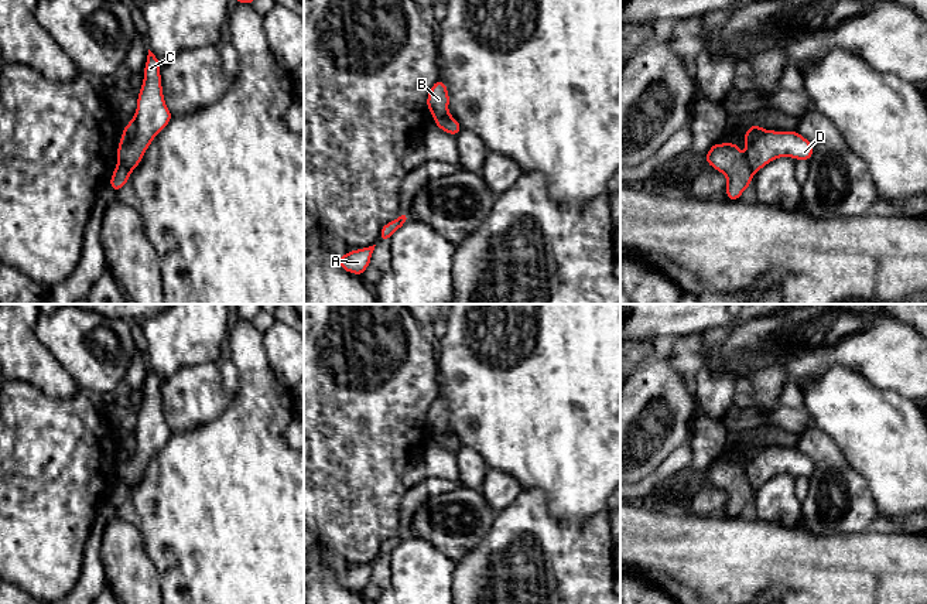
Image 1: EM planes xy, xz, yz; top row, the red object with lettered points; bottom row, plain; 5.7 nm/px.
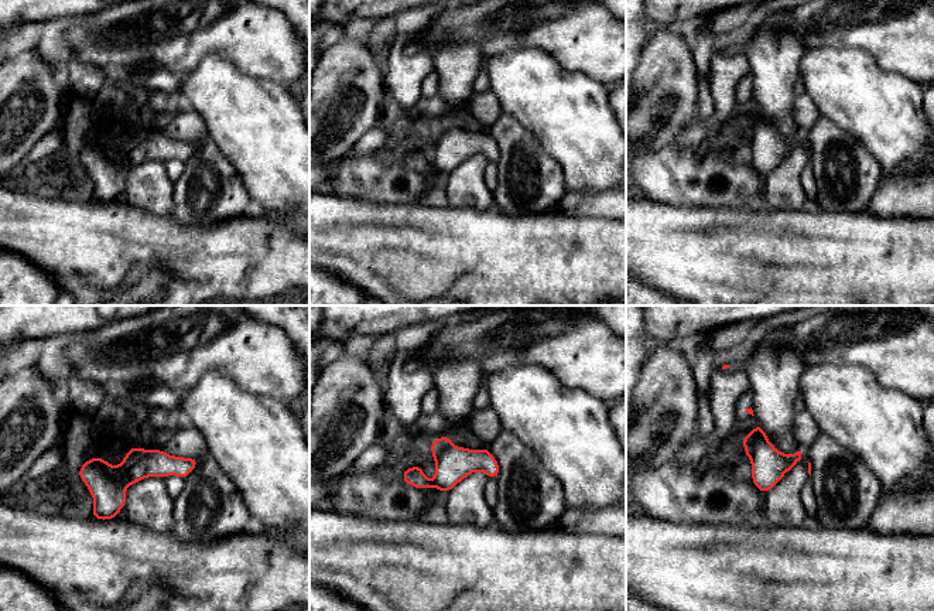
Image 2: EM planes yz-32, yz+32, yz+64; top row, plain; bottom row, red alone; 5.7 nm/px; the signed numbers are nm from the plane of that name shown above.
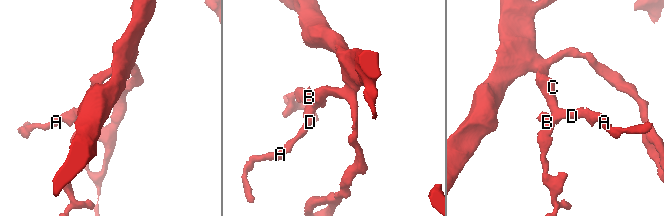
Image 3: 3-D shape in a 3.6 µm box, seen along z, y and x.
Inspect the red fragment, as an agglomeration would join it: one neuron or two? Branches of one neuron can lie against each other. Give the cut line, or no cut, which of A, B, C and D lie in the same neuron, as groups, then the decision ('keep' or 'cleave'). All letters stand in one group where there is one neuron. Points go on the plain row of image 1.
cut in yz along (744, 474), (753, 490); A C D / B; cleave

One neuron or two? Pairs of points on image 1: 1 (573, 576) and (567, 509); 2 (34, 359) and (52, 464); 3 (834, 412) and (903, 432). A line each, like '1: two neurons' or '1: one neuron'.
1: two neurons
2: two neurons
3: one neuron

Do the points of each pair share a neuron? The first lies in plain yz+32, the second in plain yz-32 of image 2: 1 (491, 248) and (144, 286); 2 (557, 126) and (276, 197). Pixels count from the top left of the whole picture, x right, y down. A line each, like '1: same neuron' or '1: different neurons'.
1: different neurons
2: same neuron

